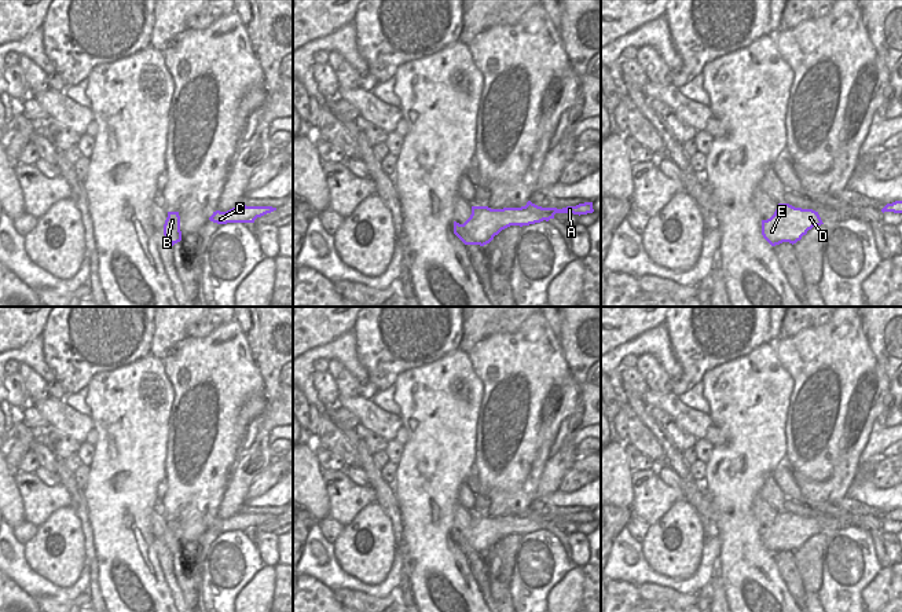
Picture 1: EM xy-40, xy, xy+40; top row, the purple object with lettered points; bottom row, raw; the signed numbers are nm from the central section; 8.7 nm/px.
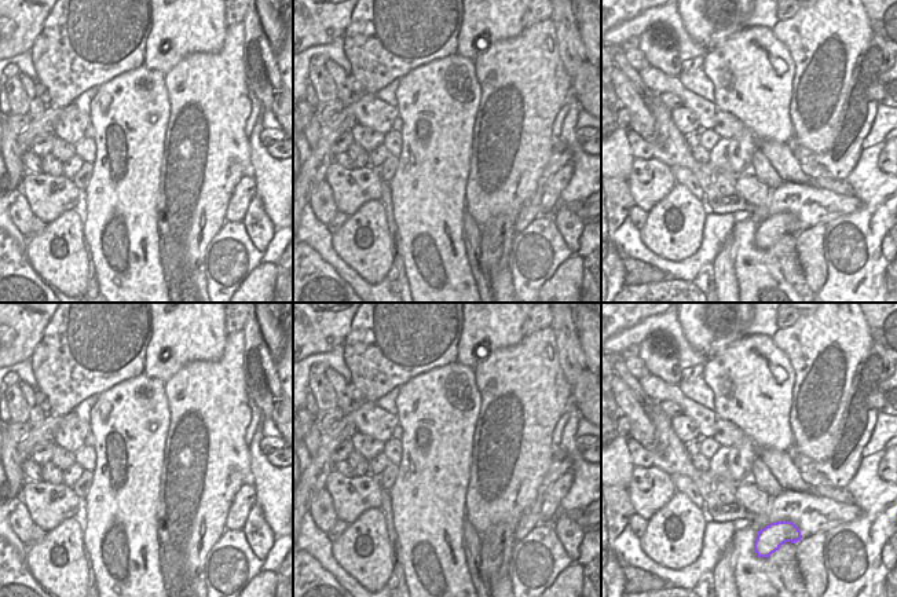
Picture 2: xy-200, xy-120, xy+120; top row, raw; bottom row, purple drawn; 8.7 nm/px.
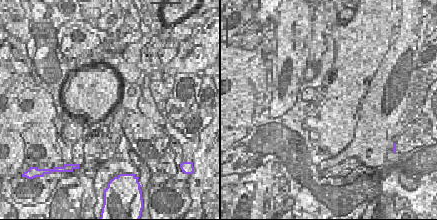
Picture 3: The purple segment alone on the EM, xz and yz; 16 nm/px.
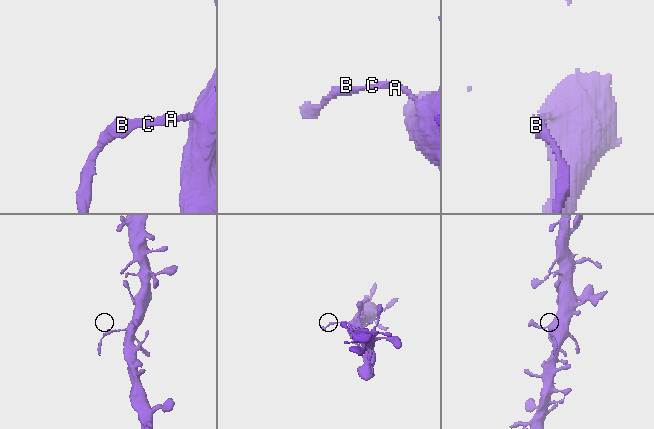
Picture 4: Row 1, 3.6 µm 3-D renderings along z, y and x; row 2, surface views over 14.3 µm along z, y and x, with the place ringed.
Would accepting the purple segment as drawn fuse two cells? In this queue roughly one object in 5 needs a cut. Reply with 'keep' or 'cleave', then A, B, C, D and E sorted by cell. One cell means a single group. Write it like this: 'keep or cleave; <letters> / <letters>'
keep; A B C D E

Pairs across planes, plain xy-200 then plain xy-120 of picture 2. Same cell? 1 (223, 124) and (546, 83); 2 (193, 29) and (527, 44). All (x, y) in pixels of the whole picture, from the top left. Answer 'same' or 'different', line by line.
1: same
2: different

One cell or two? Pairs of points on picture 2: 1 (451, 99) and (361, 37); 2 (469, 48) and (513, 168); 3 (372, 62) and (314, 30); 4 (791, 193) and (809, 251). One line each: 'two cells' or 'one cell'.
1: two cells
2: two cells
3: two cells
4: two cells

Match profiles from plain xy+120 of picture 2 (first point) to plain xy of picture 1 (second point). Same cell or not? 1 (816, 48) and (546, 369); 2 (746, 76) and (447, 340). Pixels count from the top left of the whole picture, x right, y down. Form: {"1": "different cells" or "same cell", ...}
{"1": "same cell", "2": "different cells"}

